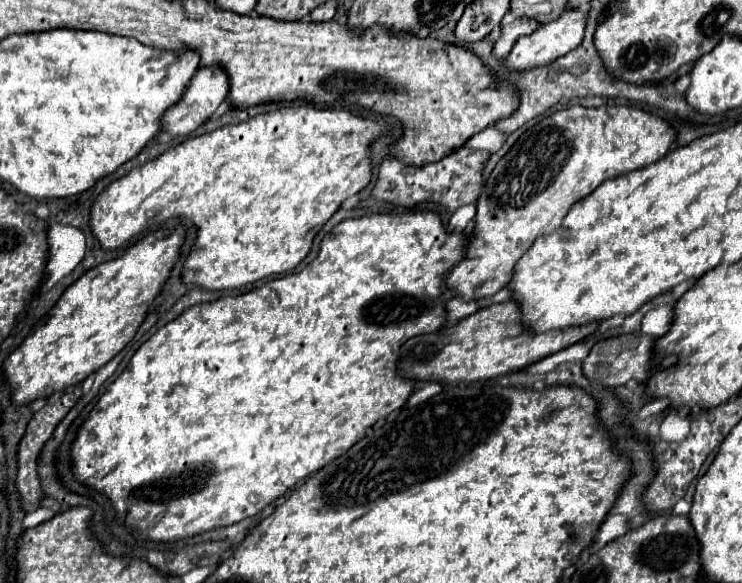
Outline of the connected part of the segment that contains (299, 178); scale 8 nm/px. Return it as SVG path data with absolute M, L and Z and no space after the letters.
M292 106L292 108L280 108L280 110L272 110L268 114L258 114L254 118L250 118L244 124L236 124L236 126L222 126L210 134L204 136L196 136L196 138L188 138L186 142L170 148L168 152L164 152L162 156L158 156L156 160L134 168L130 174L126 174L124 178L112 182L94 202L92 206L92 216L90 216L90 226L92 226L92 234L100 240L102 248L106 250L116 250L120 246L124 246L126 242L130 242L136 234L136 238L140 238L148 228L152 226L160 226L164 220L168 218L180 218L186 216L190 218L196 226L198 226L198 236L194 242L194 248L184 264L184 272L182 278L186 282L188 288L206 288L206 290L234 290L234 288L242 288L246 284L252 284L260 278L272 276L272 274L282 274L282 272L290 272L294 270L310 252L312 248L312 240L314 236L322 230L322 226L334 216L334 212L340 208L340 204L348 198L354 196L356 192L360 192L362 188L366 188L370 184L372 178L372 150L370 144L374 140L378 140L380 136L390 134L390 126L378 118L362 118L362 116L354 116L350 110L346 108L312 108L312 106Z

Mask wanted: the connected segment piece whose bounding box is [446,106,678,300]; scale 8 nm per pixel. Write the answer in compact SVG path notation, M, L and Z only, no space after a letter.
M572 106L528 128L496 164L478 198L476 228L466 256L452 268L446 286L464 300L494 296L512 280L514 266L532 242L560 228L568 210L604 180L644 168L668 154L676 130L656 114L632 106Z

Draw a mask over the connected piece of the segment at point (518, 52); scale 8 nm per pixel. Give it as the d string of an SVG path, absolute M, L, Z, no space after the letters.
M566 8L556 20L552 20L548 24L542 24L536 32L532 32L528 36L518 38L510 56L506 58L506 66L510 70L520 70L520 72L536 68L536 66L546 66L546 64L554 62L556 58L574 50L584 38L584 28L586 28L586 14L576 10L576 8Z

